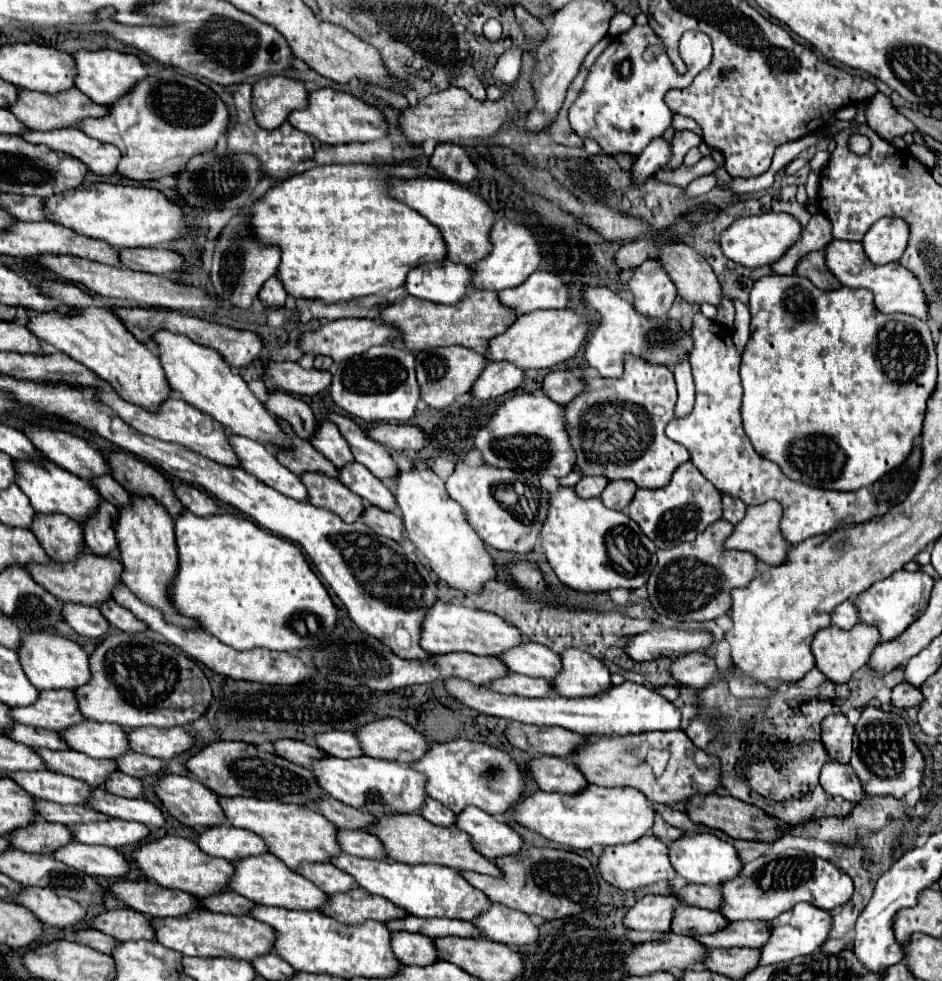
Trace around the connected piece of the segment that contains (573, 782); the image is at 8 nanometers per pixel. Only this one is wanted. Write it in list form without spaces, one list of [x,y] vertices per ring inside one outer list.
[[[541,756],[529,762],[529,770],[537,780],[539,788],[545,792],[575,794],[589,784],[583,772],[579,772],[579,768],[565,758]]]

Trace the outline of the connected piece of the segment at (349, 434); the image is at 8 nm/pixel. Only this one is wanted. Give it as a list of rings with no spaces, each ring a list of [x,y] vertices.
[[[333,414],[333,416],[335,418],[329,418],[329,420],[339,426],[339,432],[347,440],[355,462],[367,466],[381,480],[397,474],[397,464],[393,462],[391,454],[381,444],[371,440],[365,434],[365,430],[359,428],[359,424],[355,424],[349,416],[343,416],[343,414]]]

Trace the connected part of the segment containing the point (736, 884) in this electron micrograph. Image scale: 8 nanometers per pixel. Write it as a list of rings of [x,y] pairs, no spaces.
[[[787,850],[783,856],[771,856],[765,854],[753,862],[747,862],[743,868],[743,874],[737,880],[731,880],[721,886],[723,896],[725,896],[725,906],[721,908],[721,914],[727,920],[773,920],[775,916],[791,910],[799,902],[809,902],[813,906],[833,910],[835,906],[843,906],[851,900],[853,896],[853,880],[839,870],[833,862],[813,854],[813,852],[803,852],[803,850]]]

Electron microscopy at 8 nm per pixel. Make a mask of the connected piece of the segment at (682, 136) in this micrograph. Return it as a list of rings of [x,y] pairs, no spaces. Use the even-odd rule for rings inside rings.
[[[679,130],[679,132],[675,132],[671,144],[673,144],[673,156],[671,156],[667,168],[677,168],[679,164],[683,164],[685,154],[693,146],[699,146],[701,144],[701,138],[695,132],[691,132],[691,130]]]

